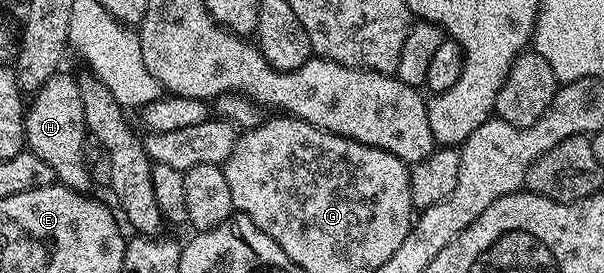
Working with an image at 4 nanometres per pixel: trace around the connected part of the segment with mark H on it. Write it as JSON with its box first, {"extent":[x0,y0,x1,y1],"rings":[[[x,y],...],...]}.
{"extent":[25,71,94,194],"rings":[[[59,71],[32,94],[25,110],[25,144],[28,152],[39,155],[53,169],[60,184],[77,193],[88,194],[94,188],[85,159],[87,130],[83,115],[83,95],[78,78]]]}

